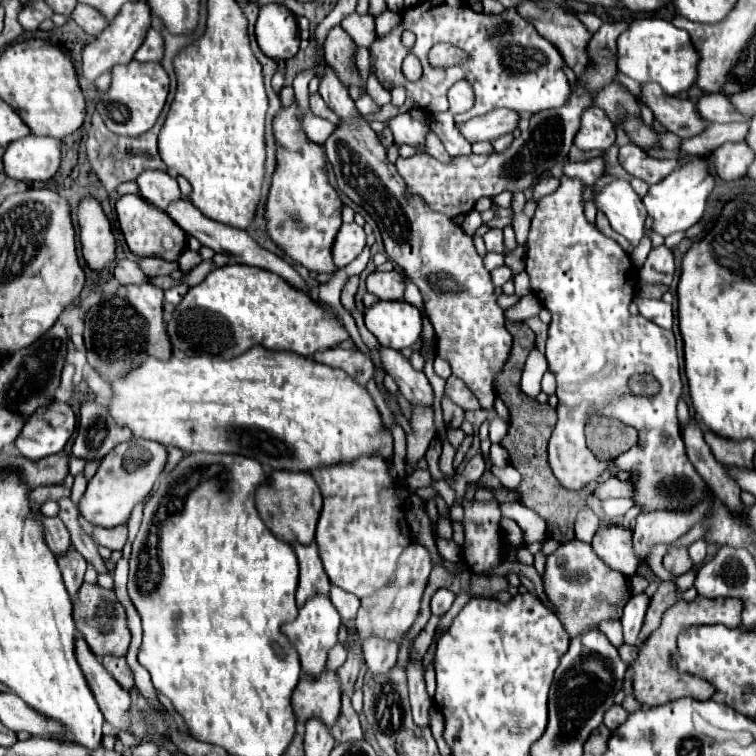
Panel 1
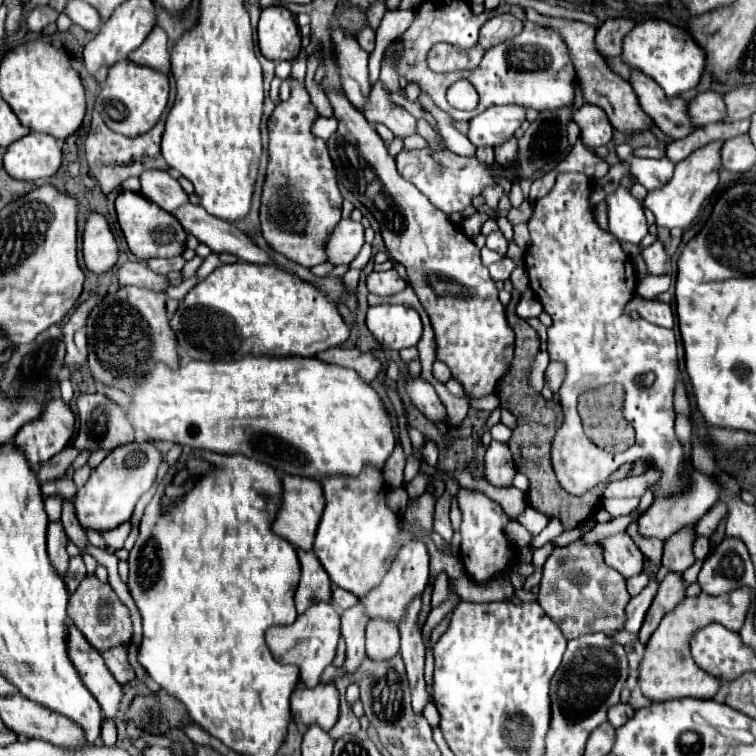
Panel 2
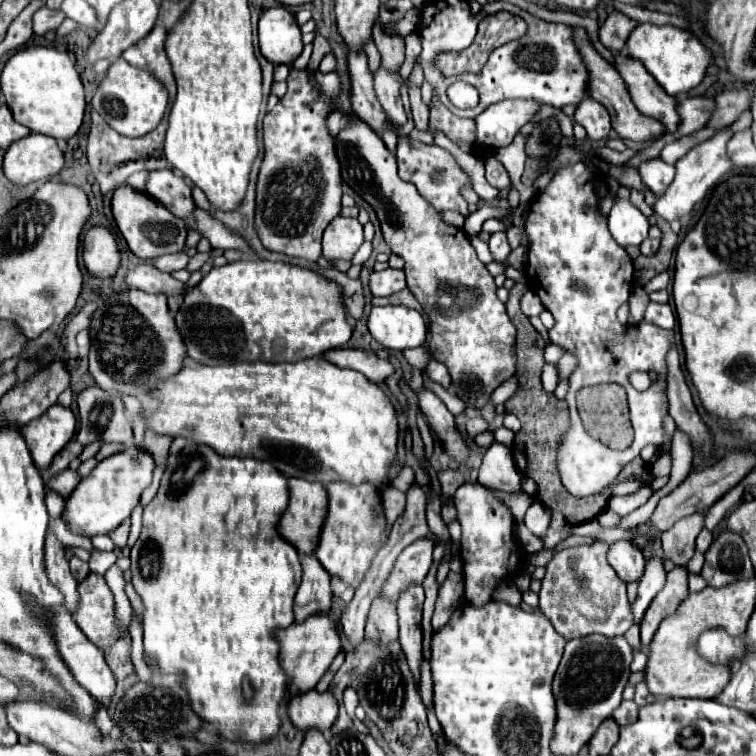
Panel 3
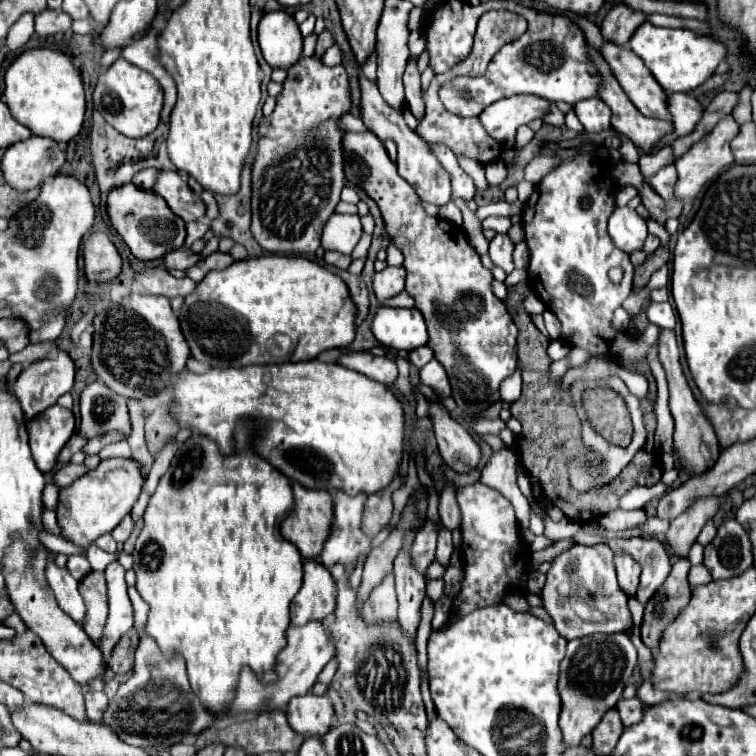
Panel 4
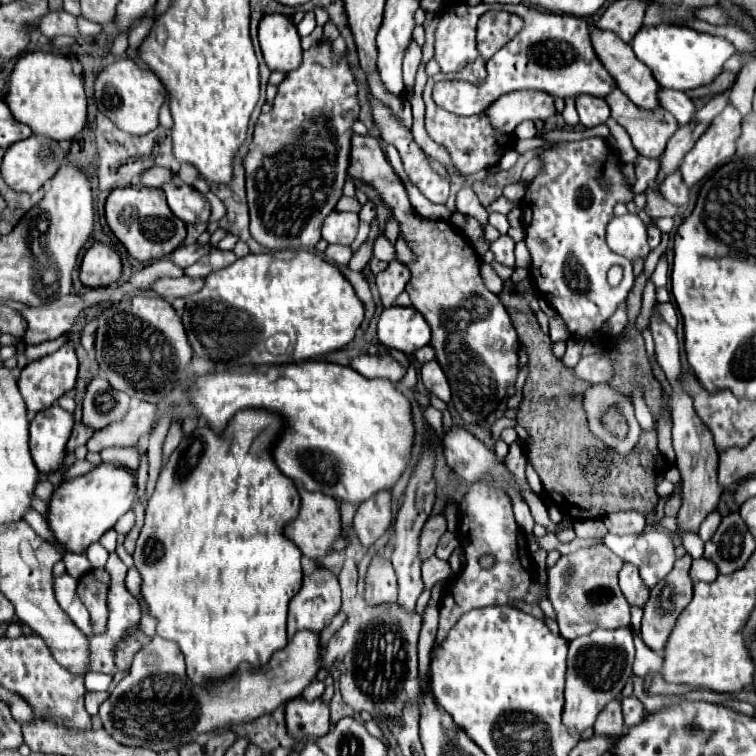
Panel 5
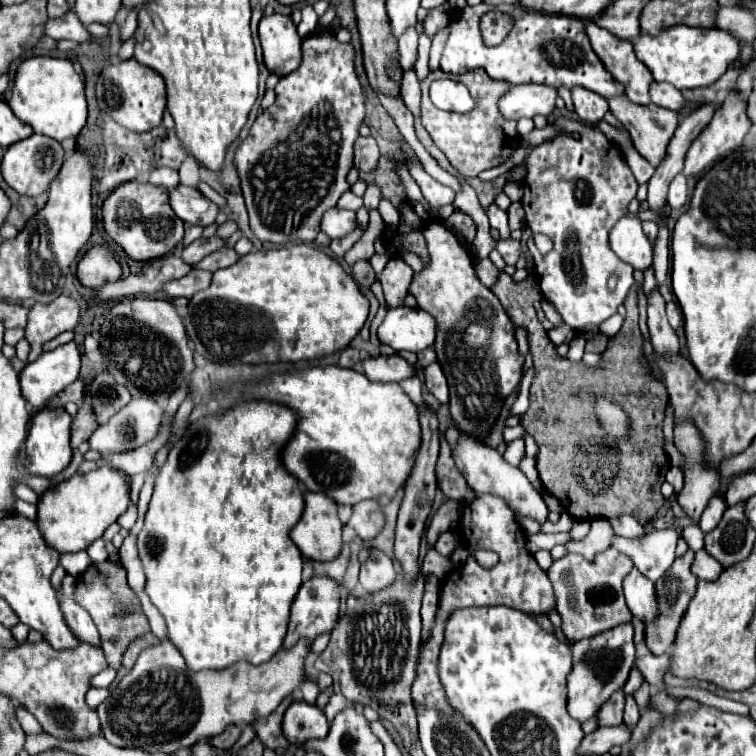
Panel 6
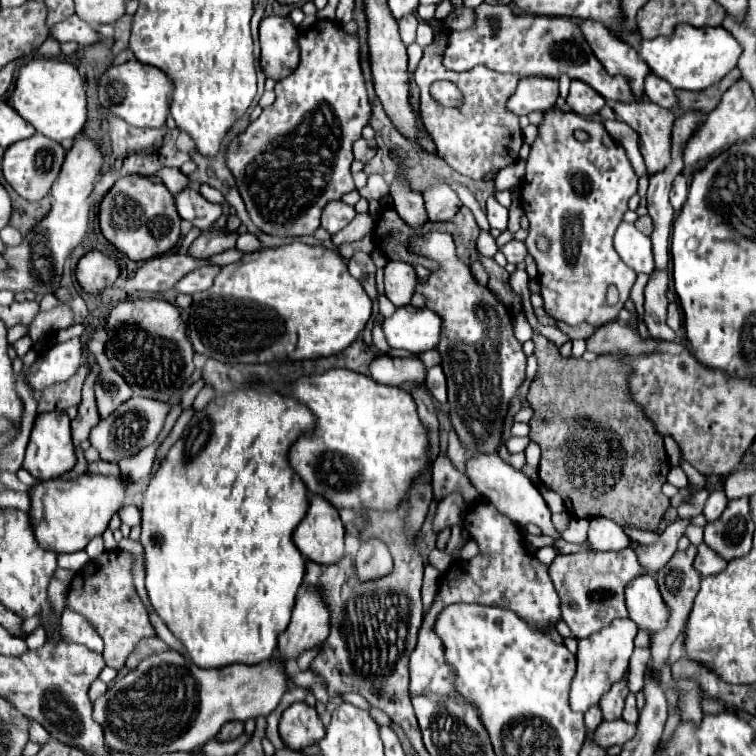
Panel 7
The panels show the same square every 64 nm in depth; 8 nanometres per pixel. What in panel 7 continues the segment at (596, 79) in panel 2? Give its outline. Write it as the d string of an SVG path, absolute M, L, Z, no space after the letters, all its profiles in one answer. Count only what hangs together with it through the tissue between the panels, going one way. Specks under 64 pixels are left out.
M616 102L616 116L640 134L640 152L646 162L648 176L658 174L670 164L670 132L674 114L658 104Z

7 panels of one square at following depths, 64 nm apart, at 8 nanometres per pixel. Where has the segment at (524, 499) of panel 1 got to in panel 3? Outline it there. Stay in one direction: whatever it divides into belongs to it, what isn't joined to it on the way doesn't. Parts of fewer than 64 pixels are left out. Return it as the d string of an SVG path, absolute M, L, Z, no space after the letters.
M516 282L514 288L510 290L510 298L506 302L508 316L510 316L510 320L514 322L514 326L518 330L518 336L516 336L516 356L518 356L516 376L520 380L518 394L506 402L506 412L516 414L518 420L522 422L522 430L514 436L512 450L514 450L514 458L516 458L516 464L520 468L520 472L524 472L526 476L536 480L538 500L544 506L552 508L552 510L560 510L566 516L566 520L572 526L576 526L576 524L582 524L582 522L588 522L588 520L596 518L608 506L616 482L612 486L604 488L602 492L598 492L594 496L588 496L588 498L574 498L570 492L566 492L566 488L560 482L560 474L558 474L558 468L556 468L556 454L558 454L558 446L560 446L562 436L570 428L570 418L568 418L570 412L568 412L566 402L558 400L554 394L546 392L542 382L540 382L546 342L542 340L542 336L534 330L530 320L520 310L520 298L524 296L526 290L528 290L526 282Z

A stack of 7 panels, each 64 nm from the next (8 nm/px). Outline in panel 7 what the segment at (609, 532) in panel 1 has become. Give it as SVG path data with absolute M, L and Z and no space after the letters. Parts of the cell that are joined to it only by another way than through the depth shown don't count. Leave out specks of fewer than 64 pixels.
M640 576L626 586L626 608L630 620L634 620L640 630L650 634L666 628L670 618L670 610L662 602L660 590L652 576Z

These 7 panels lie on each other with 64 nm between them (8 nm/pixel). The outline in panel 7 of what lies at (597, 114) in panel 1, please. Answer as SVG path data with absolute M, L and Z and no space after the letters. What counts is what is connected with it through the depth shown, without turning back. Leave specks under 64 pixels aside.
M572 80L570 82L570 94L566 98L566 102L570 104L570 108L582 116L594 116L604 104L606 100L590 86L586 86L586 82L582 80Z

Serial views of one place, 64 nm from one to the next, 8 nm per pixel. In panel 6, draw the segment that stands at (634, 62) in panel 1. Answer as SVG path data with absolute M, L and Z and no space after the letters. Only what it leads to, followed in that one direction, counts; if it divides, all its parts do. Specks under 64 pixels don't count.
M672 26L658 36L642 34L634 42L636 56L648 66L654 80L668 82L678 90L702 88L714 84L738 58L740 46L726 30L720 28L692 28L692 26Z

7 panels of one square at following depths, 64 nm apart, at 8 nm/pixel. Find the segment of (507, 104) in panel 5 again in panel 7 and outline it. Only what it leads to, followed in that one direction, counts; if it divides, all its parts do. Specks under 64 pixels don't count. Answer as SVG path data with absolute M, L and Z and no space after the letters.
M522 78L516 92L508 100L508 110L514 114L528 114L532 110L544 112L554 106L558 98L558 80L550 78Z

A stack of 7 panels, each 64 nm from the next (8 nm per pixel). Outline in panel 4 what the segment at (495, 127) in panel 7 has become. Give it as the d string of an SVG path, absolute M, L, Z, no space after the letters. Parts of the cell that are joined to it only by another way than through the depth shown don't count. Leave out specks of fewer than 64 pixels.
M466 58L466 62L462 62L458 68L454 68L454 70L450 70L450 72L446 72L446 74L438 74L438 76L434 76L432 78L432 82L430 82L430 86L428 86L428 90L424 92L424 104L426 104L426 114L424 114L424 120L422 120L422 124L418 126L418 134L424 138L424 140L428 140L428 142L442 142L442 144L446 144L454 154L456 154L456 158L470 158L470 160L476 160L476 162L480 162L480 164L490 164L490 162L494 162L494 160L498 160L500 158L500 154L502 154L502 144L500 142L494 142L494 138L490 138L488 134L486 134L486 130L482 130L482 122L478 120L478 118L462 118L462 116L454 116L454 114L450 114L448 110L444 110L444 106L442 106L442 102L438 100L438 88L444 84L444 82L448 82L448 80L452 80L454 76L482 76L484 72L486 72L486 64L488 64L488 58Z

